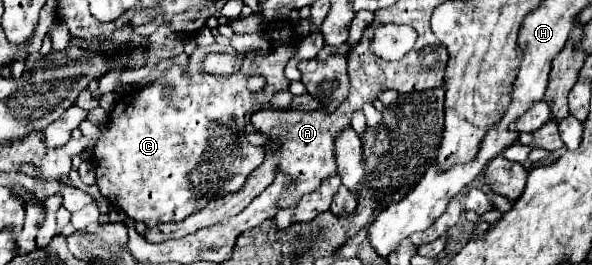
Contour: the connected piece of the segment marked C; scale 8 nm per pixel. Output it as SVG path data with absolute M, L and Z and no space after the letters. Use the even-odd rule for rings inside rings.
M287 38L283 42L271 40L269 52L259 50L251 54L251 68L243 66L241 70L227 76L205 76L205 74L181 76L181 72L177 72L177 66L173 66L165 76L167 82L175 84L175 92L171 96L163 96L161 80L155 80L143 90L123 94L111 112L109 132L93 148L91 162L95 166L97 186L101 194L117 210L123 210L129 218L145 222L149 228L155 228L167 222L181 222L187 216L203 210L209 202L223 198L231 192L237 192L245 184L251 170L261 164L265 154L263 146L249 144L245 134L245 116L253 104L255 106L265 104L271 100L273 92L289 88L283 68L287 60L293 56L293 52L295 52L293 38ZM249 76L263 76L267 80L265 90L251 92L247 88Z

